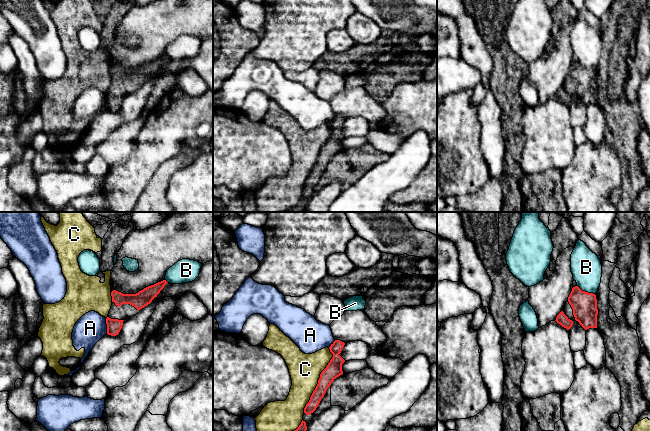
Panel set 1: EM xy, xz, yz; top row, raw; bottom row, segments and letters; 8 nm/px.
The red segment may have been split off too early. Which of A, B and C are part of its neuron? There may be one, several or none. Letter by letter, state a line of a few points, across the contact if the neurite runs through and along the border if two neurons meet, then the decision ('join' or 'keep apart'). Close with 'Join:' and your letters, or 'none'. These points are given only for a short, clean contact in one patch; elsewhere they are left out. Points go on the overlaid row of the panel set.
A: xy (105, 318), (107, 333) | keep apart
B: yz (577, 285), (582, 290), (594, 294) | keep apart
C: keep apart
Join: none

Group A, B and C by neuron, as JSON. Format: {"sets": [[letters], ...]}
{"sets": [["A"], ["B"], ["C"]]}

